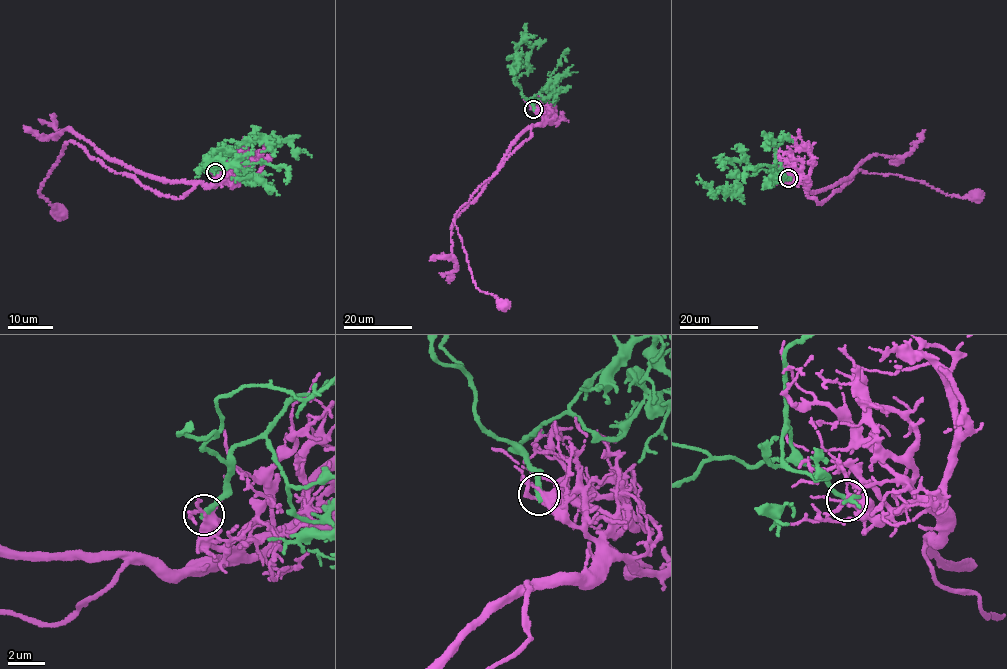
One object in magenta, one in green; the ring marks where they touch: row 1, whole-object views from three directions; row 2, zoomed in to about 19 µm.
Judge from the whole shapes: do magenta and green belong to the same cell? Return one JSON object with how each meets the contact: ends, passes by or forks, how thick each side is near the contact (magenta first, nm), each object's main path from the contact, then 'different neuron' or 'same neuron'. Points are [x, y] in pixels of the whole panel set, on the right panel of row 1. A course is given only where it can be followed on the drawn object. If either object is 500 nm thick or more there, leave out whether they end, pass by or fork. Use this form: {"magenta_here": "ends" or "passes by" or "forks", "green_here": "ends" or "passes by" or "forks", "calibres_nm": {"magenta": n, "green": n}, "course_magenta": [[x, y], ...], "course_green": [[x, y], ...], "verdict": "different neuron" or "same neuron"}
{"magenta_here": "forks", "green_here": "ends", "calibres_nm": {"magenta": 400, "green": 300}, "course_magenta": [[788, 179], [806, 180], [808, 196], [818, 204], [859, 170], [897, 174], [951, 196], [977, 196]], "course_green": [[788, 179], [769, 170], [740, 174], [729, 194], [723, 189], [710, 191], [698, 175]], "verdict": "different neuron"}

